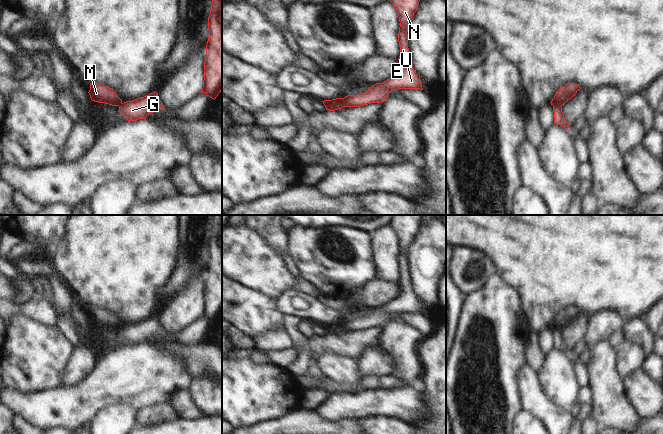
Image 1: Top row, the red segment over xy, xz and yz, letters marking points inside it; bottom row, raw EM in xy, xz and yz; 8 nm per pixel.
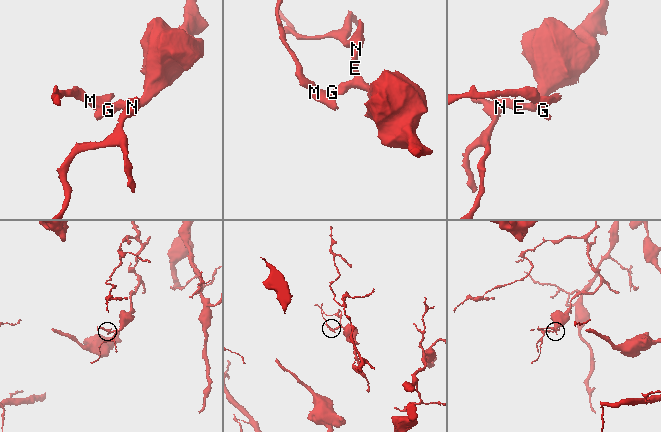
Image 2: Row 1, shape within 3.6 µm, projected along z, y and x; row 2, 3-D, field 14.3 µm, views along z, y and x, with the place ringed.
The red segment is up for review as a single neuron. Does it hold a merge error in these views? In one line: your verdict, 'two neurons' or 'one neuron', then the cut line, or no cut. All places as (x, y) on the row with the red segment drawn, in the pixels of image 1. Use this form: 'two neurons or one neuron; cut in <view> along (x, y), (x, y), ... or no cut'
two neurons; cut in xz along (342, 98), (344, 106)

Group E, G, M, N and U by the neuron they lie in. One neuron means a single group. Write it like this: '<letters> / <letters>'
E G N U / M

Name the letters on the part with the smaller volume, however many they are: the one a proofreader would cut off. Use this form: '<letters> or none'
M

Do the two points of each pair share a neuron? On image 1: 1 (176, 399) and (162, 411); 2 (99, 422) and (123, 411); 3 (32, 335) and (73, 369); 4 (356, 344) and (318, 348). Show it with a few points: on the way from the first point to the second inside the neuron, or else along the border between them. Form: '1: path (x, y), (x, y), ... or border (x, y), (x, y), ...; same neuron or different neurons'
1: border (168, 402), (179, 417); different neurons
2: path (105, 422), (112, 422), (117, 417); same neuron
3: border (74, 349), (61, 373), (58, 385); different neurons
4: path (347, 344), (327, 344); same neuron

